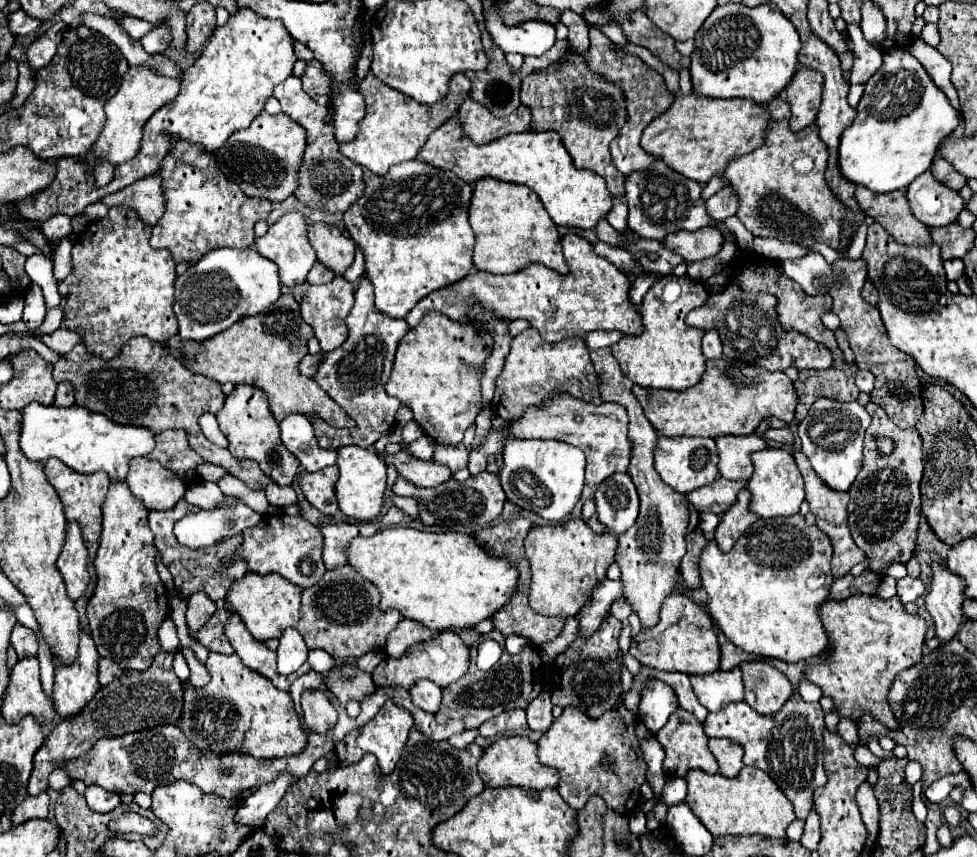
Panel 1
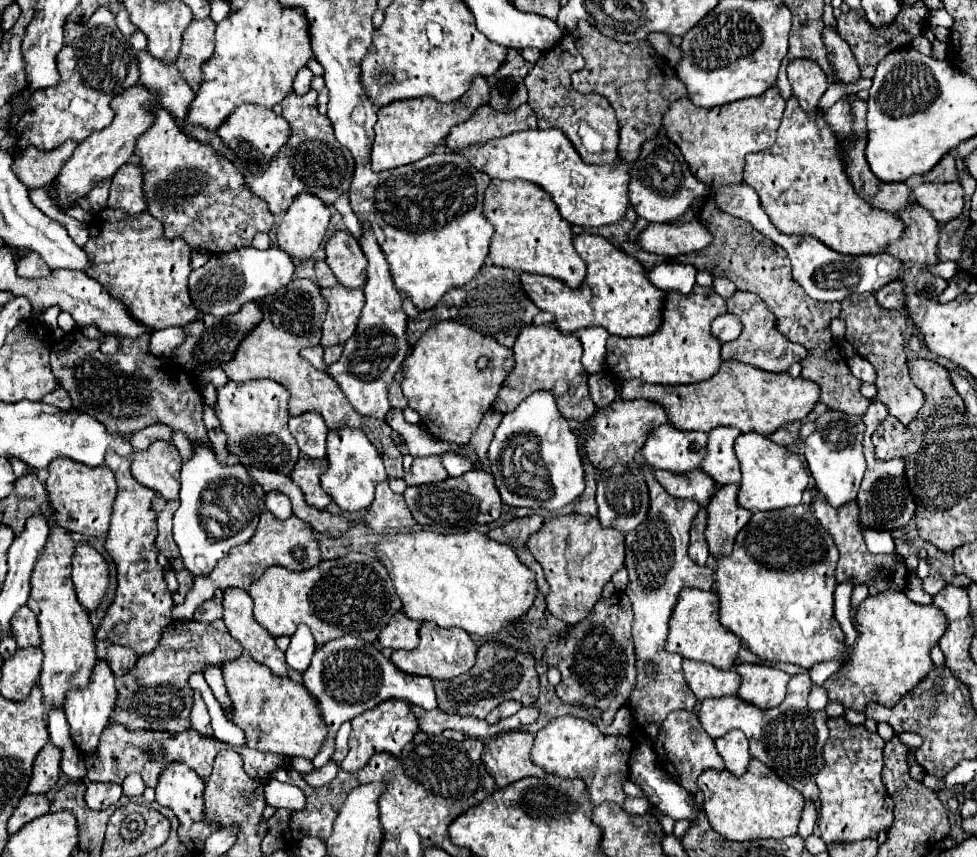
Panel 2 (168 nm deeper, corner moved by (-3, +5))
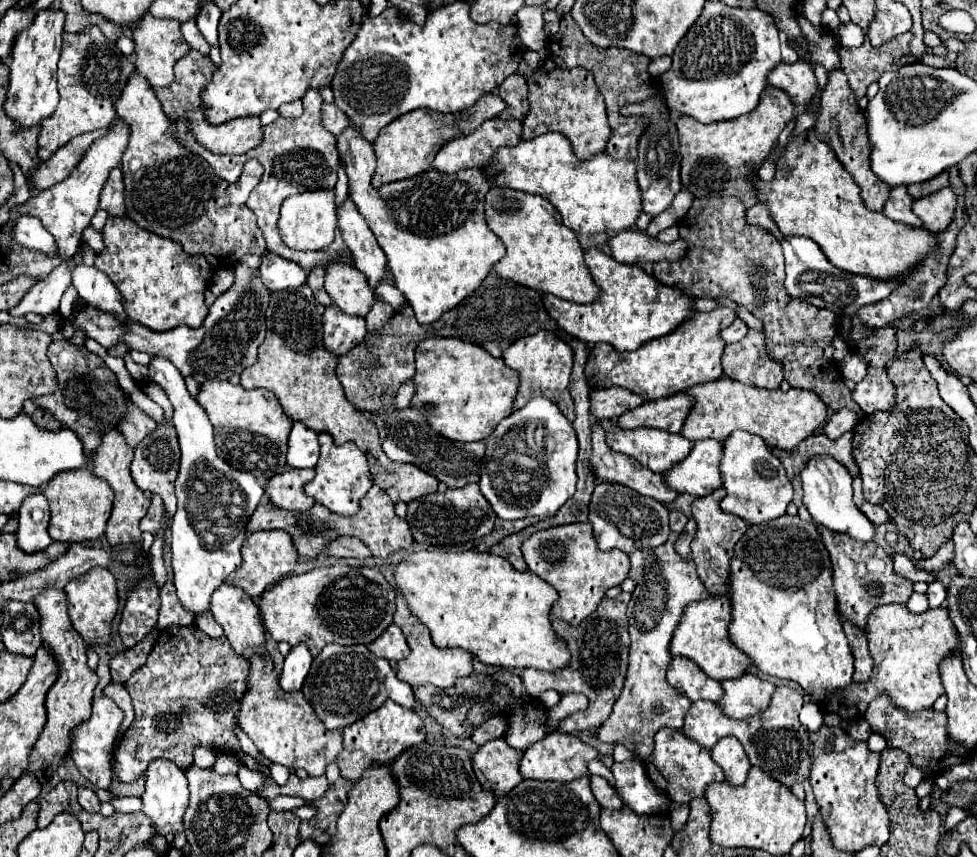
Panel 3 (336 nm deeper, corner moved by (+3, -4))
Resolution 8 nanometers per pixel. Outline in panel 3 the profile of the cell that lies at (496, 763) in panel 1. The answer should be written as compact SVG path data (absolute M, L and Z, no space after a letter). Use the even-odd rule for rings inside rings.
M499 737L479 747L473 771L483 789L493 791L495 797L503 797L523 781L523 775L519 773L521 757L523 751L513 749L503 737Z

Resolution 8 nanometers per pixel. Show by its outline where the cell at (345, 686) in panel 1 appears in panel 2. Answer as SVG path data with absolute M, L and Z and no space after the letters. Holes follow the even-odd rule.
M343 636L317 648L311 666L303 674L305 688L317 698L321 716L329 726L329 734L337 734L339 726L355 716L375 708L383 700L401 698L425 710L437 708L433 680L427 676L409 676L401 672L381 650L361 638Z

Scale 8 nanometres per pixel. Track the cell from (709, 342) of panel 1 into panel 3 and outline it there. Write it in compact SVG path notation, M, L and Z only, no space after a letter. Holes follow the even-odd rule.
M735 319L729 327L725 327L719 335L725 343L737 343L739 339L743 339L743 335L747 333L747 325L741 319Z

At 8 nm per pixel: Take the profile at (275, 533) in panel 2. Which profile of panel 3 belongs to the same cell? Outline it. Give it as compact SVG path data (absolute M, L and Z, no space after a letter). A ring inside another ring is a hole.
M257 531L257 533L247 535L241 555L243 555L241 567L237 567L225 579L225 583L241 587L251 597L259 597L265 591L265 587L277 583L281 577L289 575L299 565L299 553L295 549L293 537L287 531Z

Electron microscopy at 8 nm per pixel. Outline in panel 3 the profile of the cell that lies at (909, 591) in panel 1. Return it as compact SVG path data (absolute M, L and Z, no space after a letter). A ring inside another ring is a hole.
M939 581L929 583L927 597L929 597L929 607L939 607L945 601L945 587Z

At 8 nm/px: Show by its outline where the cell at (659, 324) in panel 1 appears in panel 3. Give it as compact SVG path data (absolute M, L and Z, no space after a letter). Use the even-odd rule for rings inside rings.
M717 307L709 313L699 313L695 311L691 319L683 321L675 331L659 337L659 339L653 339L645 345L641 345L637 351L617 351L613 349L611 345L607 343L597 343L591 351L591 357L587 361L587 367L585 367L585 375L589 379L589 385L591 387L609 387L609 385L617 385L617 387L625 387L637 395L643 395L647 401L651 399L661 399L661 397L669 397L669 395L675 395L683 389L689 389L693 385L699 385L699 383L707 383L707 381L715 381L723 375L723 369L721 369L721 353L725 349L725 341L719 337L719 331L727 325L731 325L735 321L735 311L731 307Z

